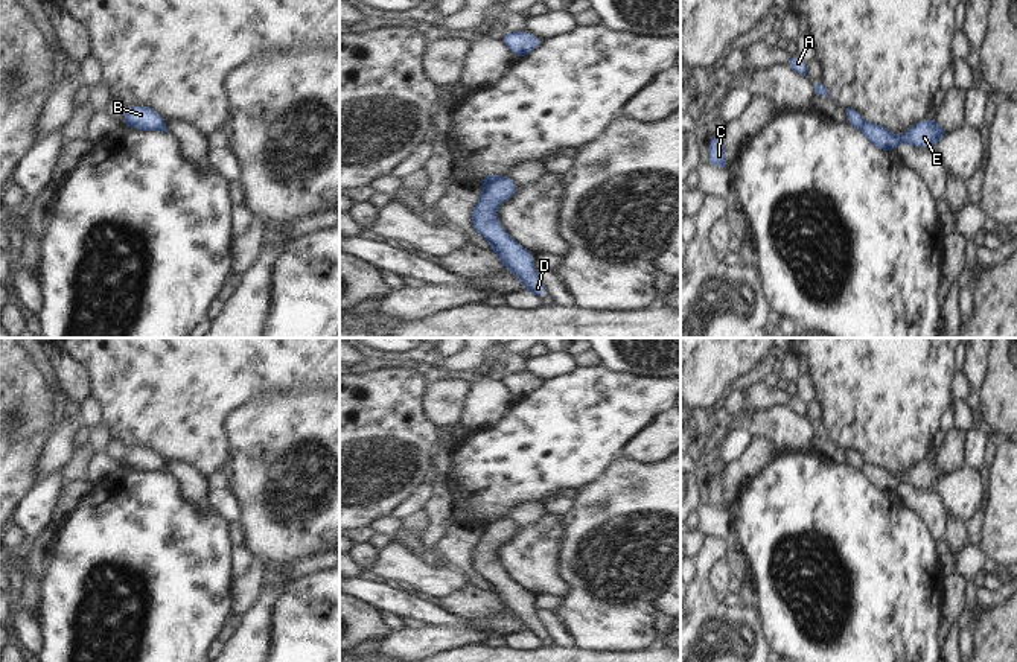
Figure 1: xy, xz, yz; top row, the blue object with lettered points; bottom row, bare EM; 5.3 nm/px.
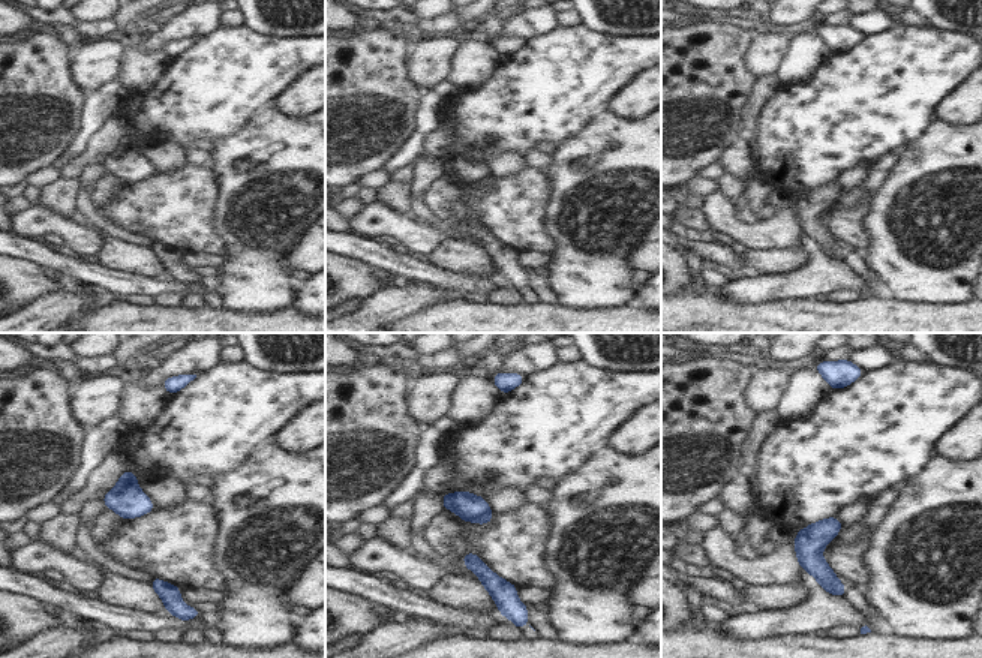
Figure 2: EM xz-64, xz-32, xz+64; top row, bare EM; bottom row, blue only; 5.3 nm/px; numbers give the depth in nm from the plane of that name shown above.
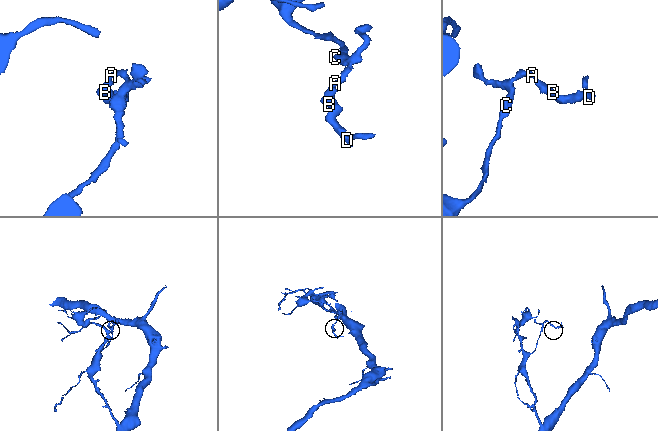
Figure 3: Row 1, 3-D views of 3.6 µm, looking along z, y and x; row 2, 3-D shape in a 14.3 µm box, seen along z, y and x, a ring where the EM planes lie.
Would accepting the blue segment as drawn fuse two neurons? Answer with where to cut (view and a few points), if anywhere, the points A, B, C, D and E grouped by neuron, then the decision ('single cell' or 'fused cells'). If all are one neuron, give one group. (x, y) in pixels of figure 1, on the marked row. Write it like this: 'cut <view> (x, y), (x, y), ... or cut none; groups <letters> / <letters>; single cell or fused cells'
cut yz (865, 122), (859, 128); groups A B C / D E; fused cells

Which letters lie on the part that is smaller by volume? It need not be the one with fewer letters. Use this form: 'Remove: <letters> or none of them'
Remove: D, E

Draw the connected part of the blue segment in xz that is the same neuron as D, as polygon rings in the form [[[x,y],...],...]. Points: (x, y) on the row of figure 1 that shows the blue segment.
[[[508,177],[487,183],[472,213],[472,225],[490,243],[504,266],[540,300],[542,295],[548,294],[533,265],[534,256],[510,237],[496,215],[498,207],[508,201],[516,189],[518,184]]]

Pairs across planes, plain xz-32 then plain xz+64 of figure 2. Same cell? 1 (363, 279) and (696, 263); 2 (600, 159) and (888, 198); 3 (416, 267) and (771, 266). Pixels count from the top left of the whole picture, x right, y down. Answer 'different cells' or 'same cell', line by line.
1: different cells
2: same cell
3: different cells

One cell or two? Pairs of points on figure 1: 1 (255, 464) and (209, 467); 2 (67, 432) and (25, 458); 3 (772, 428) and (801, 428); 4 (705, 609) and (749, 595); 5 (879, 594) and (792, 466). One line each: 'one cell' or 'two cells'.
1: two cells
2: two cells
3: one cell
4: one cell
5: one cell

